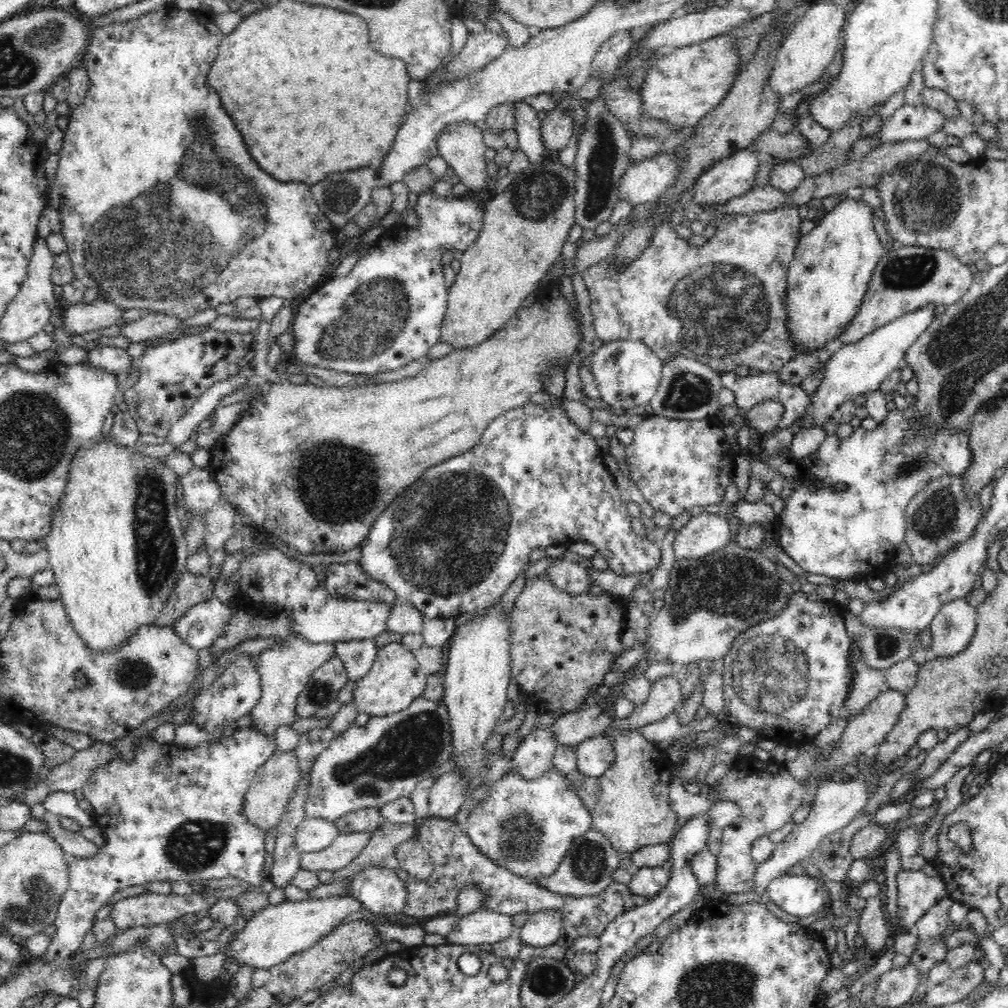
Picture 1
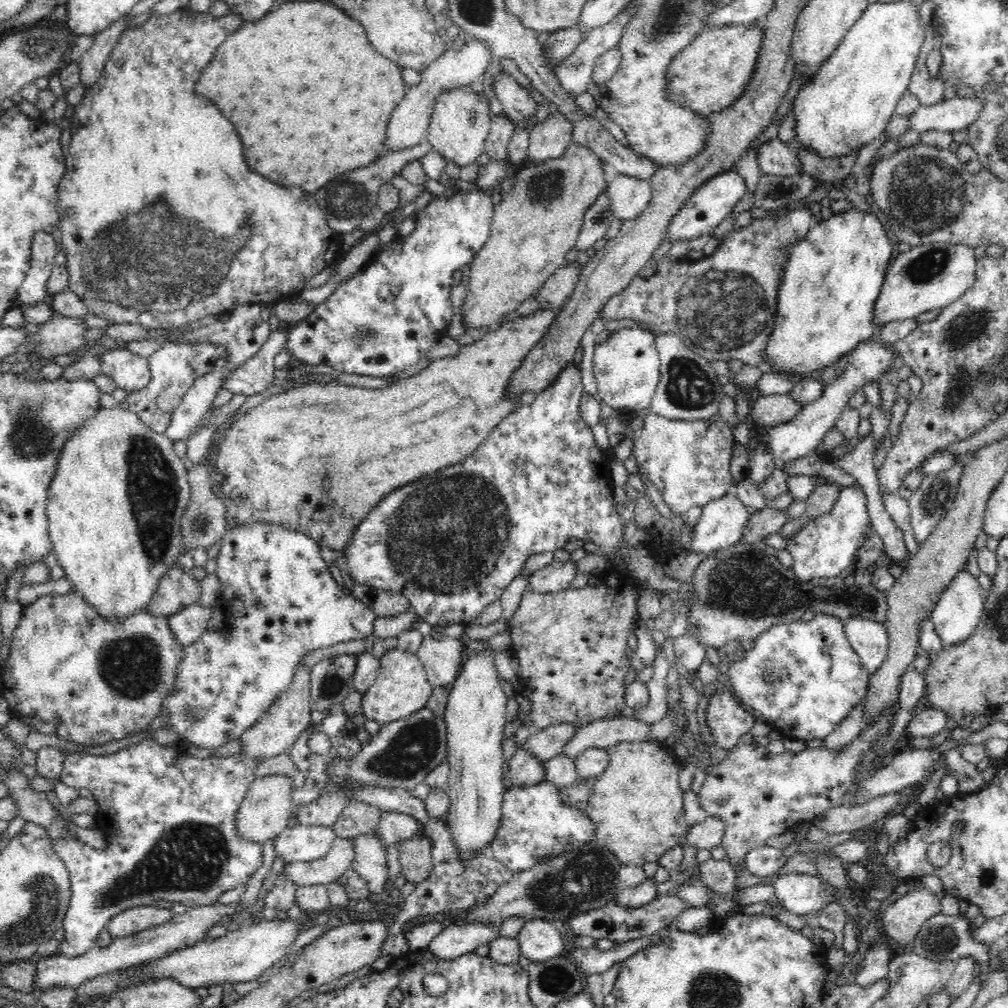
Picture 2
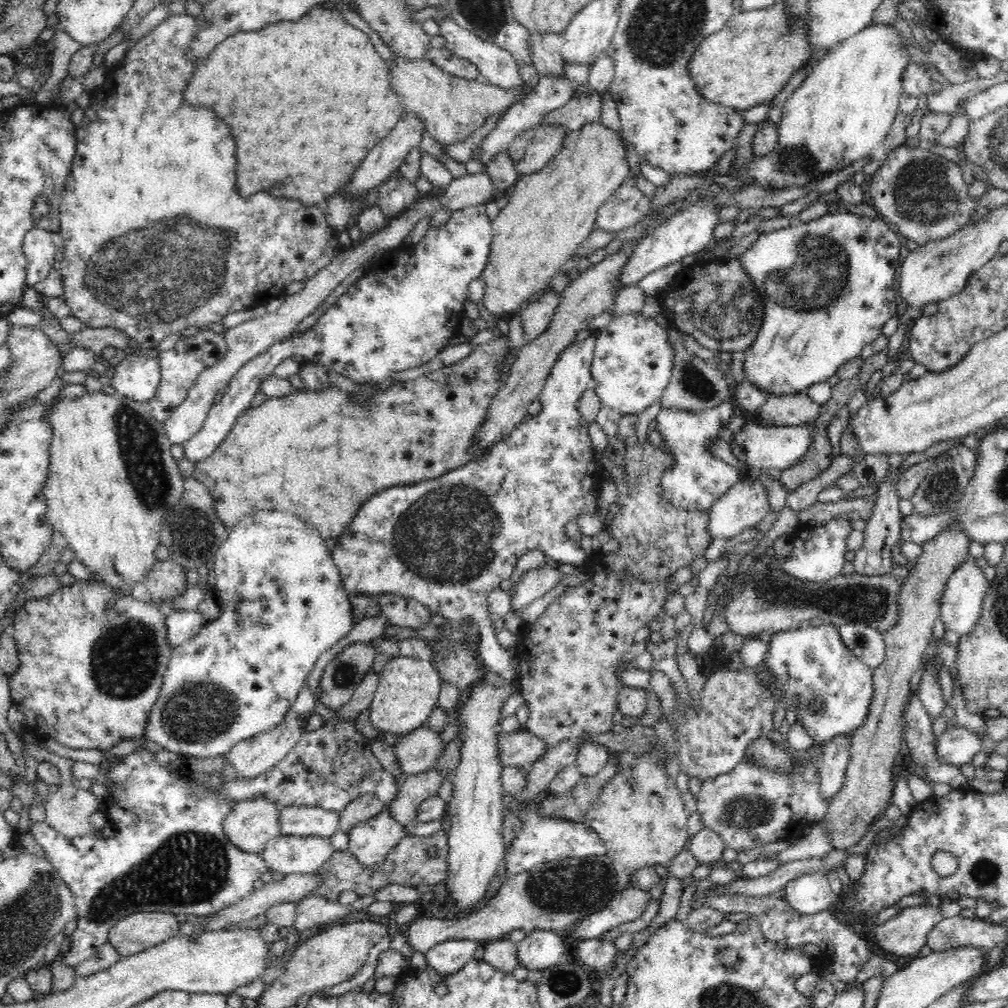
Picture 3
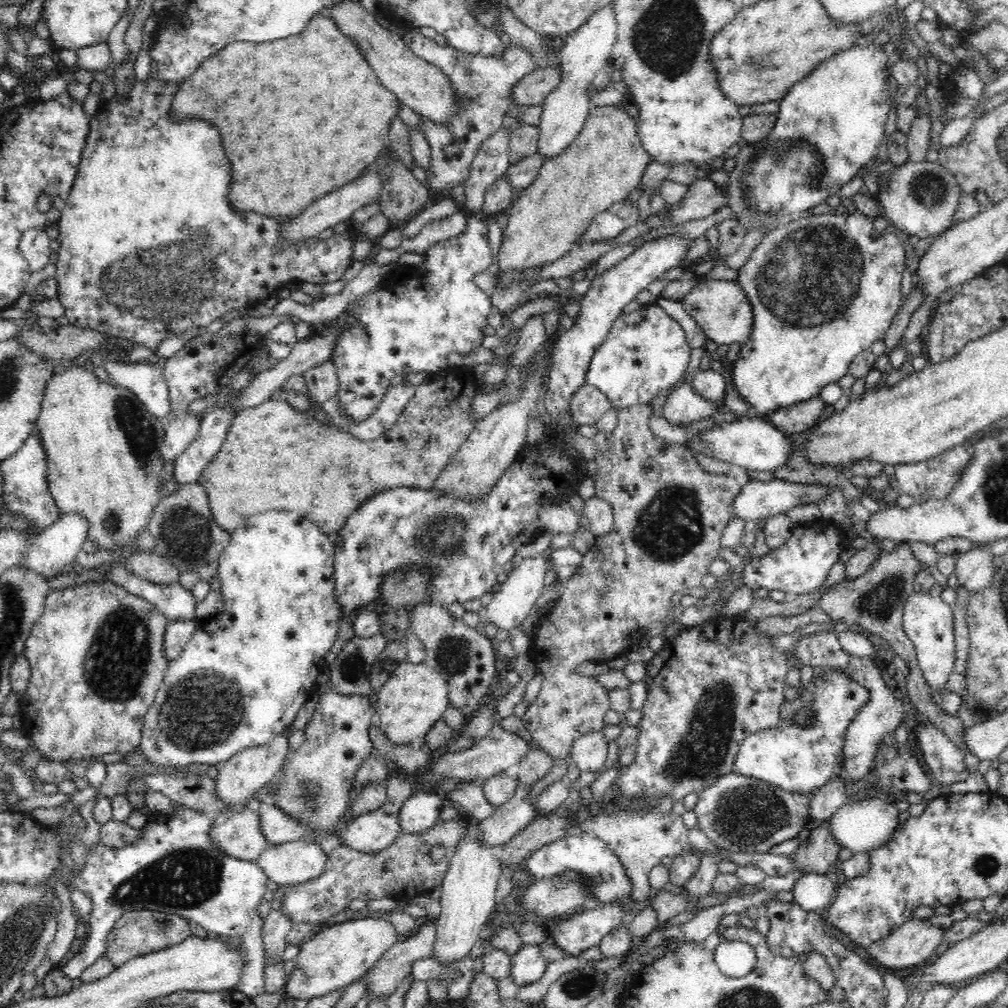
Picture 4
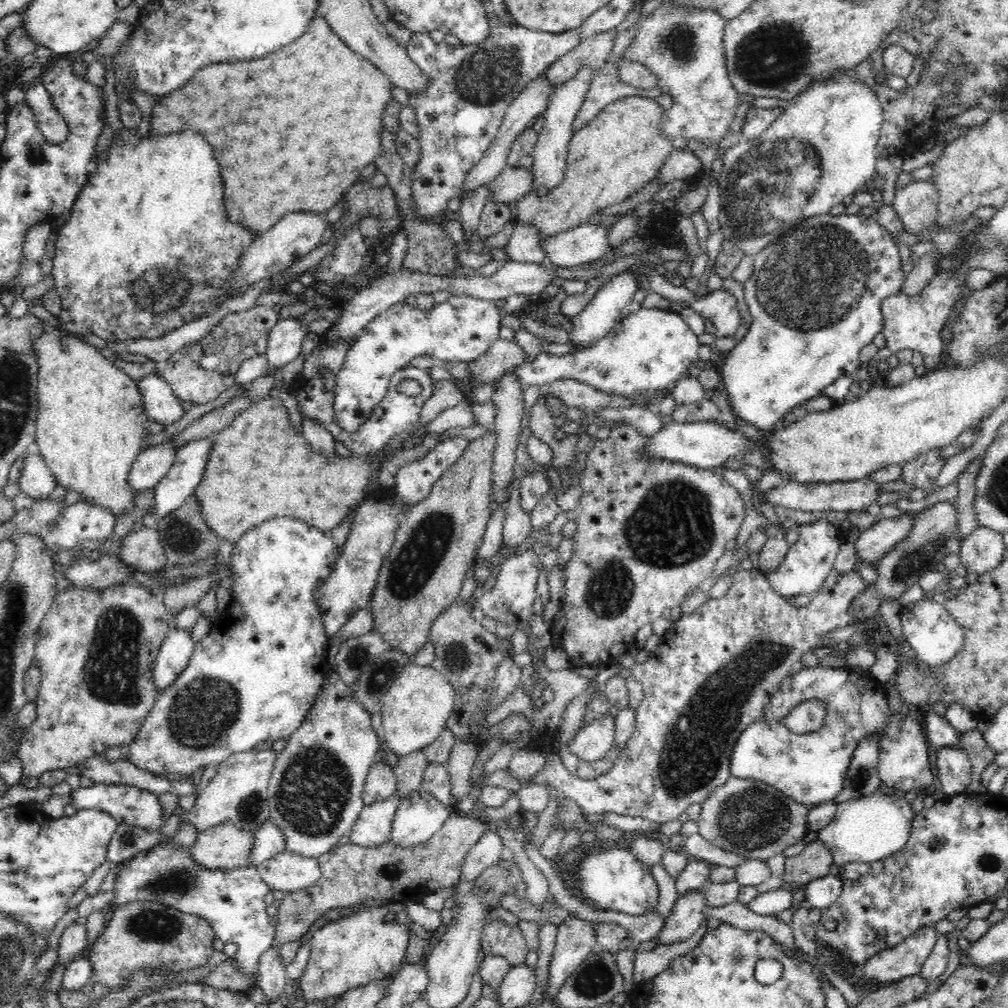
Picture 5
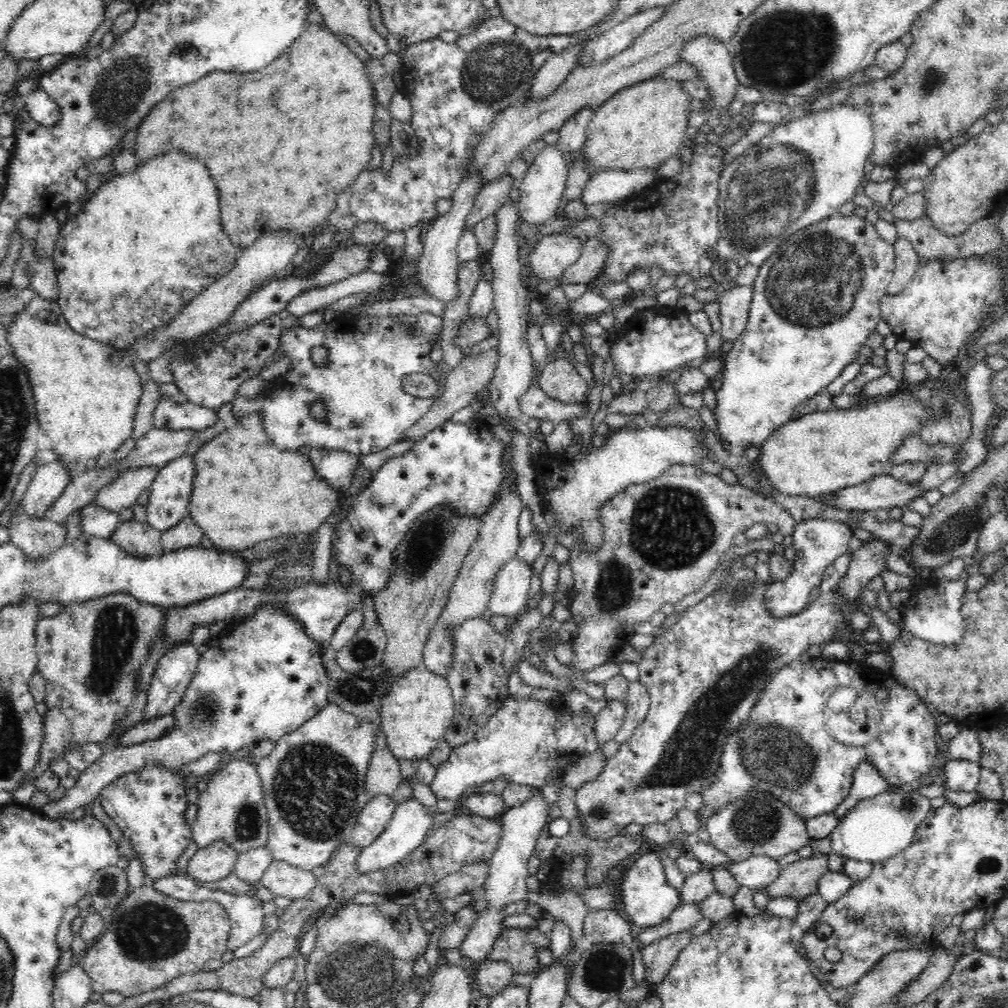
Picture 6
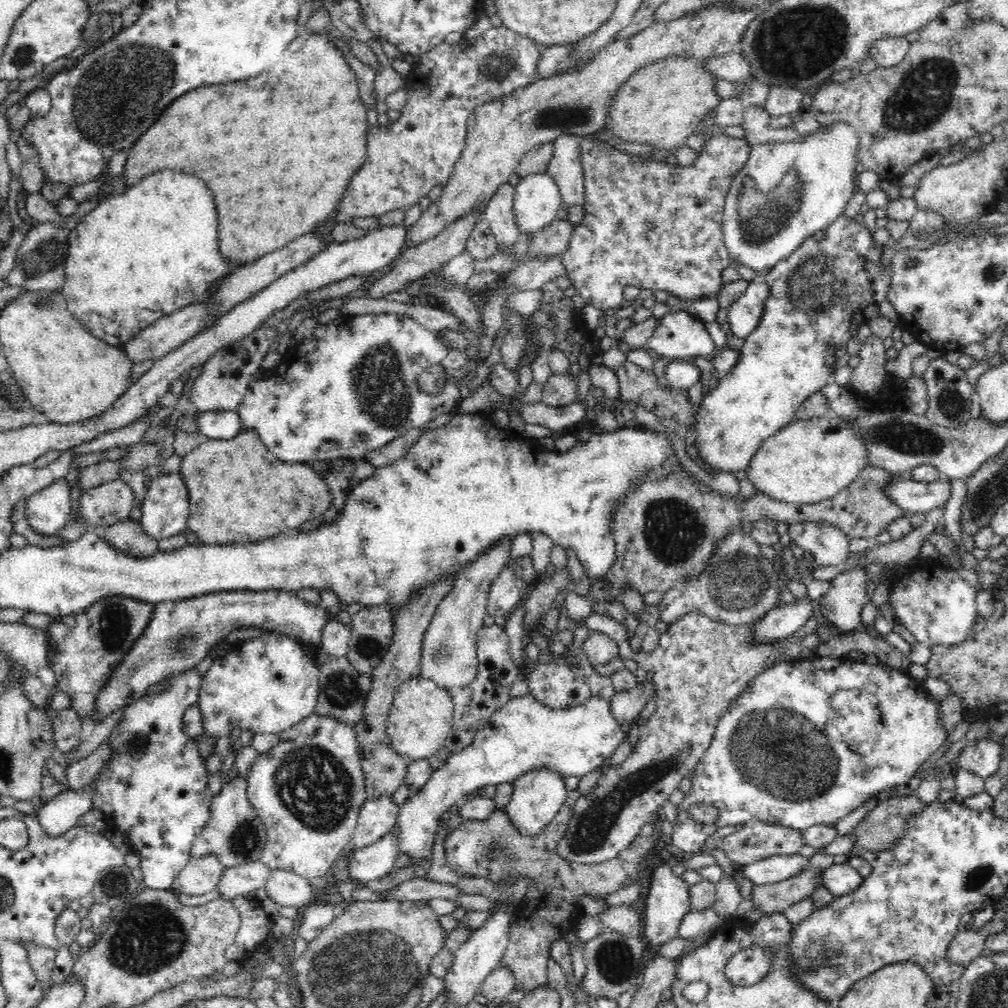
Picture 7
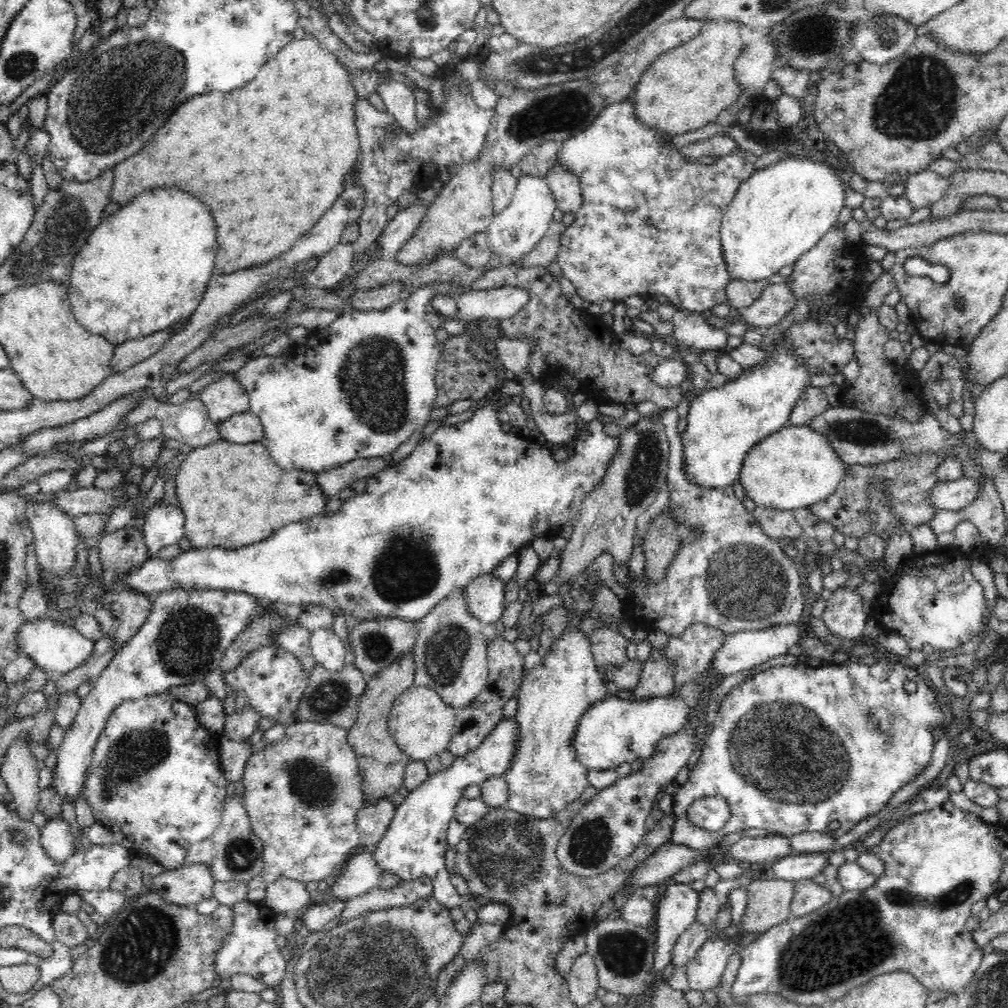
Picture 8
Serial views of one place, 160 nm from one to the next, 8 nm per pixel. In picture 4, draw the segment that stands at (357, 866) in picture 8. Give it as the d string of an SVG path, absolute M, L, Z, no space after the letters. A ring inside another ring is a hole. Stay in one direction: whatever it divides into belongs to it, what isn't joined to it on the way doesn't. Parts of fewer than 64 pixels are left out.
M437 791L413 793L400 810L401 834L422 834L434 828L447 800Z

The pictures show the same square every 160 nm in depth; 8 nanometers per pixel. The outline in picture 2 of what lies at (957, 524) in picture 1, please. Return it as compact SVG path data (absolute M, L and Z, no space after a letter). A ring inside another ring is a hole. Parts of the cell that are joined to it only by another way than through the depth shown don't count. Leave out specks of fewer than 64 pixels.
M959 459L950 470L925 476L918 490L910 496L912 532L919 546L932 534L946 512L952 510L964 467Z

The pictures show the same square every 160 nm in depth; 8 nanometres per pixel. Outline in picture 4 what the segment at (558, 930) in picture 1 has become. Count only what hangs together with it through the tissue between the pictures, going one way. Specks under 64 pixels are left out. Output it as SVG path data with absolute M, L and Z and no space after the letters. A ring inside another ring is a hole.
M523 944L511 956L511 976L518 988L540 980L547 966L548 963L542 956L542 947L538 944Z

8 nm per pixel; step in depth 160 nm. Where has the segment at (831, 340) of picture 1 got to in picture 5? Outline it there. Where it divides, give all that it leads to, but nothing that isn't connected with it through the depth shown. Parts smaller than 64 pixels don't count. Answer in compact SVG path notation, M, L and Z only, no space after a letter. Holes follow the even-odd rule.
M863 212L850 214L850 216L846 213L841 216L832 216L830 213L826 213L801 220L776 241L770 242L760 254L755 256L752 276L743 284L746 295L745 302L749 308L752 323L745 337L729 353L726 353L726 362L722 364L720 372L723 390L730 396L738 418L750 422L757 430L781 427L787 421L786 415L795 406L824 394L825 388L839 378L848 375L855 376L857 368L860 366L862 350L872 344L876 334L883 332L882 302L885 302L886 298L891 295L901 294L903 291L906 273L902 271L903 264L901 263L898 246L894 241L893 234L880 226L873 213Z

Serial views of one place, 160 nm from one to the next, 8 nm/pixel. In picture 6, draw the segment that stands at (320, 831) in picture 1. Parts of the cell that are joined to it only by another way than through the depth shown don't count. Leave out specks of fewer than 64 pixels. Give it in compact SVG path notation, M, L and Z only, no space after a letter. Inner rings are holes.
M273 860L260 883L266 886L273 896L301 899L310 894L317 878L312 871L292 866L284 861Z

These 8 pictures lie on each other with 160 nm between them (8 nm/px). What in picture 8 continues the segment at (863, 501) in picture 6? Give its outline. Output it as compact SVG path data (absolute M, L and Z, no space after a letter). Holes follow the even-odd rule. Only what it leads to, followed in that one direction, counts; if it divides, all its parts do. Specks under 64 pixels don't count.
M966 477L946 482L938 481L932 490L930 503L934 503L934 506L940 511L960 510L978 498L978 494L982 492L980 485L977 480Z

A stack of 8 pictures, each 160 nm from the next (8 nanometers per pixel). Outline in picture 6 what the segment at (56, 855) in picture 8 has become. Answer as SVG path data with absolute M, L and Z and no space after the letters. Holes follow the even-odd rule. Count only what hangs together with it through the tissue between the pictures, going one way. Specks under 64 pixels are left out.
M274 605L258 607L249 619L234 622L227 634L215 639L200 655L197 671L186 687L186 694L178 704L178 708L174 708L174 713L171 714L176 721L172 730L168 730L162 738L126 747L115 747L104 752L86 773L80 775L74 788L67 790L64 798L60 798L59 801L48 801L40 812L50 820L63 818L66 811L72 813L75 808L87 804L91 806L94 798L100 796L101 790L114 783L120 776L143 770L148 766L178 769L211 753L234 754L237 750L255 746L262 740L276 743L286 734L303 726L304 722L314 718L329 704L328 677L323 657L320 645L308 637L302 623L290 611Z

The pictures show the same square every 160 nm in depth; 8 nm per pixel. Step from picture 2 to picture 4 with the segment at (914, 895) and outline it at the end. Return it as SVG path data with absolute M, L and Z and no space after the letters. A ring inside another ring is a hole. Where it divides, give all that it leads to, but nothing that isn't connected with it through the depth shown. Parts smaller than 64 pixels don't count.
M936 913L934 916L924 919L914 917L893 930L893 933L873 942L867 948L868 954L874 962L894 971L910 968L910 966L916 966L922 962L927 963L933 957L936 947L943 942L946 931L953 922L954 918L946 914Z

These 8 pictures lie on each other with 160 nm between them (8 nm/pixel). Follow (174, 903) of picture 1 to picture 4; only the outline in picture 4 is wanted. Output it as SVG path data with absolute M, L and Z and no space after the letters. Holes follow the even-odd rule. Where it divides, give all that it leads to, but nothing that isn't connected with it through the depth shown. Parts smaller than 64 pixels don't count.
M132 910L122 915L106 938L105 955L115 968L128 962L131 958L153 953L182 942L191 935L190 923L178 914L166 914L158 910Z

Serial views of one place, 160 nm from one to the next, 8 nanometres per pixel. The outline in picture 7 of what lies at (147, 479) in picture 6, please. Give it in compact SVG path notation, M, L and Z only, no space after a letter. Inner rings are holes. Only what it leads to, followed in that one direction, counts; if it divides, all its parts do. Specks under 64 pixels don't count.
M116 479L82 491L79 500L79 512L81 512L82 520L90 522L98 530L102 530L118 521L126 521L129 518L130 510L135 507L135 500L136 496L129 484Z

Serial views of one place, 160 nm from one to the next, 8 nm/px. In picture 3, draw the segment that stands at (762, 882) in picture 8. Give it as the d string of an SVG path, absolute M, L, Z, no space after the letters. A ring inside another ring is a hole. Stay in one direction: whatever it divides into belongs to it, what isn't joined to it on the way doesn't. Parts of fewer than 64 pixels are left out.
M944 529L940 531L934 538L931 538L929 541L921 544L922 554L917 558L917 561L913 564L912 569L909 570L909 574L906 577L902 577L901 579L901 589L898 593L898 620L897 623L892 626L891 629L888 629L886 633L883 635L885 642L885 659L877 669L873 669L873 681L874 681L874 694L872 698L872 702L870 704L870 712L868 712L868 718L866 718L866 722L864 722L864 726L862 728L858 728L856 732L852 735L851 738L851 758L849 764L847 765L846 772L846 780L844 780L844 785L842 788L833 796L830 804L828 804L828 812L826 812L826 816L824 816L824 823L826 823L827 830L829 830L829 836L831 837L831 844L834 850L848 850L849 848L858 844L861 839L869 832L869 825L874 821L874 818L882 812L882 810L889 807L891 798L893 795L893 788L896 782L894 777L894 760L896 759L899 751L901 749L901 744L904 742L903 733L905 728L904 716L905 709L909 702L909 697L911 696L910 689L910 678L912 678L912 674L916 672L916 670L922 668L922 656L924 656L924 652L926 652L926 648L928 648L928 644L930 644L930 640L932 640L932 630L936 628L936 617L939 616L939 608L940 603L938 603L938 599L941 598L943 592L945 591L945 586L950 575L962 564L962 562L969 559L968 557L968 548L970 548L970 537L964 533L962 529Z

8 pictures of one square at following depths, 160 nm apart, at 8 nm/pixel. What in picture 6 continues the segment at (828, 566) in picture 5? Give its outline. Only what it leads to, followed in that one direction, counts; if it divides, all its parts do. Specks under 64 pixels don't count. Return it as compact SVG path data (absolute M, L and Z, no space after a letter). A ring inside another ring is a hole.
M812 518L798 522L788 539L795 548L790 574L781 581L772 582L764 594L764 605L774 617L783 617L799 613L811 601L810 592L822 582L824 571L846 551L850 551L849 542L853 538L852 528L843 522Z

